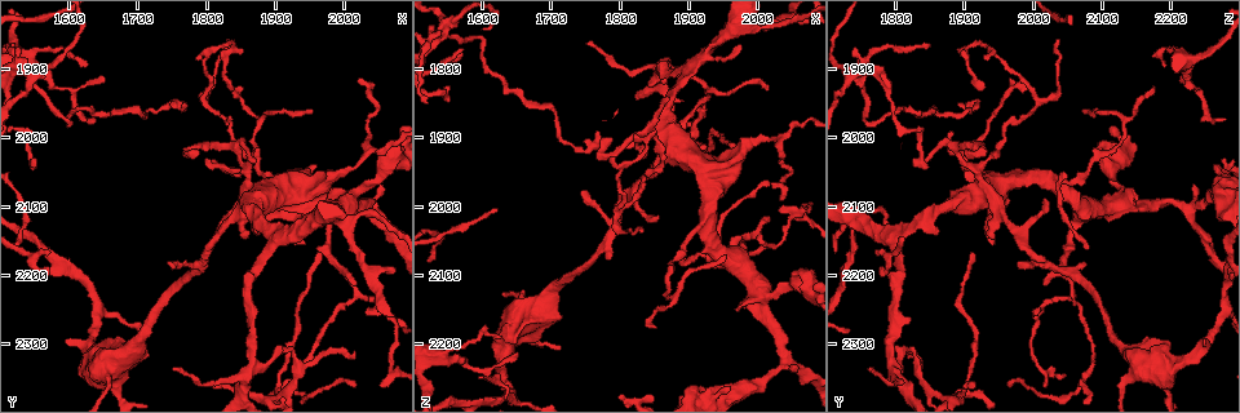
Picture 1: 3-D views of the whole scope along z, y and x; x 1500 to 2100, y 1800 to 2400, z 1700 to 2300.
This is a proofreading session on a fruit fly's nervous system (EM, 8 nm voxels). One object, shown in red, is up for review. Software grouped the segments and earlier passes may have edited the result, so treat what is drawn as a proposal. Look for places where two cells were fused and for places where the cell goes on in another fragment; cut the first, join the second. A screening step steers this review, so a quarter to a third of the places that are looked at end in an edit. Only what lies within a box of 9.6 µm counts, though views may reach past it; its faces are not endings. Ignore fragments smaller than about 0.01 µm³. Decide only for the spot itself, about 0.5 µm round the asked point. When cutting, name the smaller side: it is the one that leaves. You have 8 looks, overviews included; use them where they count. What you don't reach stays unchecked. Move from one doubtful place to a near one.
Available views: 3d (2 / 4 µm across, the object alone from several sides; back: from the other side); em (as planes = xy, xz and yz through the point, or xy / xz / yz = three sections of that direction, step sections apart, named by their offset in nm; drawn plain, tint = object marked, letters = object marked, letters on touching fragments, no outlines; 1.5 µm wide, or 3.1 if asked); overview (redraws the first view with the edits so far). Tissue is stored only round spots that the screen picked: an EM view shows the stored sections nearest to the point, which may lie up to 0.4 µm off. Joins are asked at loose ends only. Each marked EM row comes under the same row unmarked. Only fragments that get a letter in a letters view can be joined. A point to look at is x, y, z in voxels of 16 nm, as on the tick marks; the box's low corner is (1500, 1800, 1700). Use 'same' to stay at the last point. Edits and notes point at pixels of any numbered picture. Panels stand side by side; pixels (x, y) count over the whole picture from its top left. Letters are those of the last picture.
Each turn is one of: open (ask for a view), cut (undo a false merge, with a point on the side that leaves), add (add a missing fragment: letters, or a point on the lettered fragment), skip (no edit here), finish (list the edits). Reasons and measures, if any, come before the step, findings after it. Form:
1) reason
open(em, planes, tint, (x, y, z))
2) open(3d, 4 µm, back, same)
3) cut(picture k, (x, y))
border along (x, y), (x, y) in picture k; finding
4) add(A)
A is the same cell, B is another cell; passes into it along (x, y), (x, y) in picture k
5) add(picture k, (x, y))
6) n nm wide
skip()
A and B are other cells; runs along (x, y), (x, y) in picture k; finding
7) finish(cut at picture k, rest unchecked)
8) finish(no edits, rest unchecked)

an open end
open(3d, 2 µm, back, (2050, 2360, 2015))

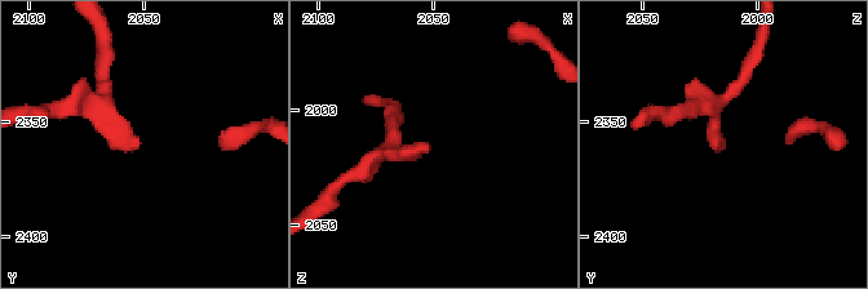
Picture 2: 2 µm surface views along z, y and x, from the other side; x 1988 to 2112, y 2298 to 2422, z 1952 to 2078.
open(em, xy, step 8, letters, (2054, 2359, 2013))

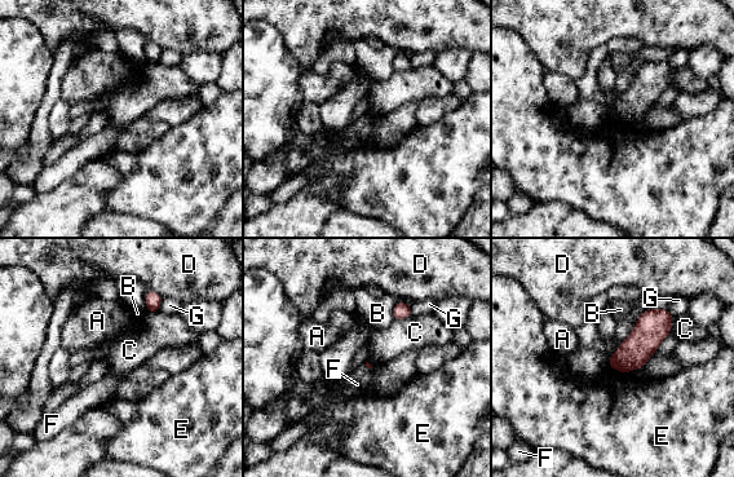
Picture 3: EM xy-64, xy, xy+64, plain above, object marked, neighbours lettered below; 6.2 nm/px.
B touches over 140 nm
skip()
A, B, C, D, E, F and G are other cells; border along (411, 316), (394, 321) in picture 3; no lettered fragment goes on from it

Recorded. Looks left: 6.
branch stops here
open(em, planes, letters, (1805, 2360, 1910))

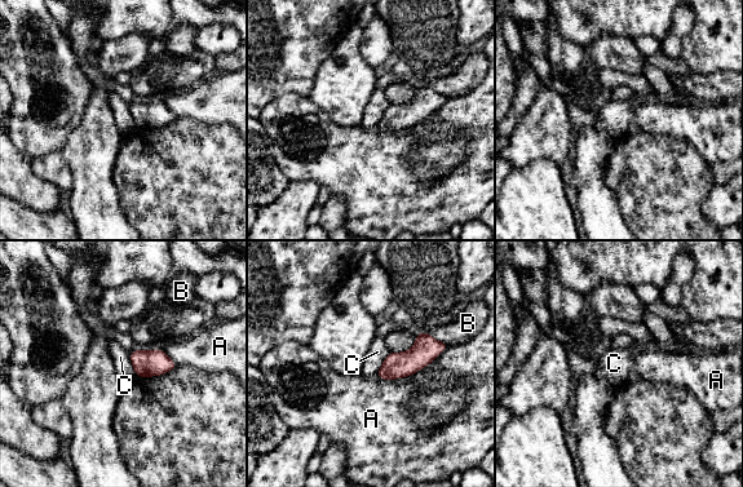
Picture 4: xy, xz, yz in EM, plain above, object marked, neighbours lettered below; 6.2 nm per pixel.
160 nm wide
skip()
A, B and C are other cells; none of them fits

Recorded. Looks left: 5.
open(3d, 4 µm, back, (1660, 2360, 2130))

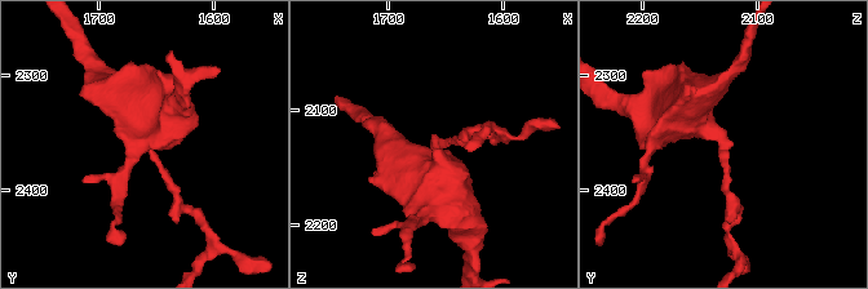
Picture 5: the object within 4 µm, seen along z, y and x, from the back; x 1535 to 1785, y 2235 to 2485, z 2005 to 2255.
shape alone is not enough
open(em, planes, letters, (1656, 2356, 2130))

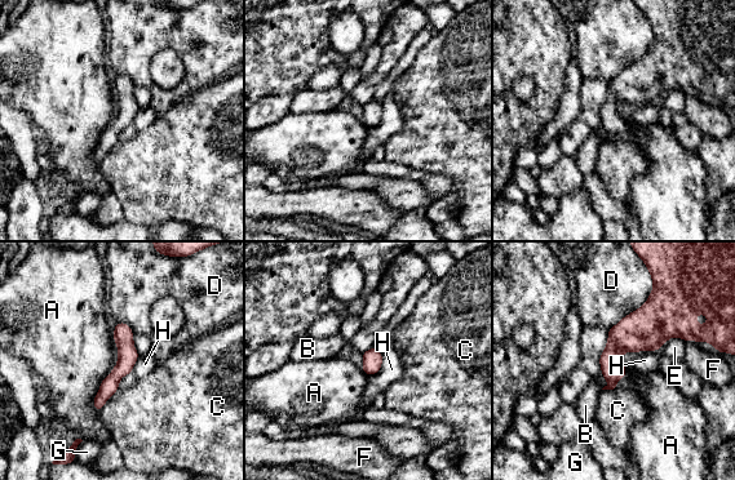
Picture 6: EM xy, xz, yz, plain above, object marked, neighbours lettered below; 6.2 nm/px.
D touches over 480 nm
skip()
A, B, C, D, E, F, G and H are other cells; border along (107, 373), (93, 400), (98, 412) in picture 6; continuous, no second cell

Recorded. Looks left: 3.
finish(no edits, rest unchecked)

